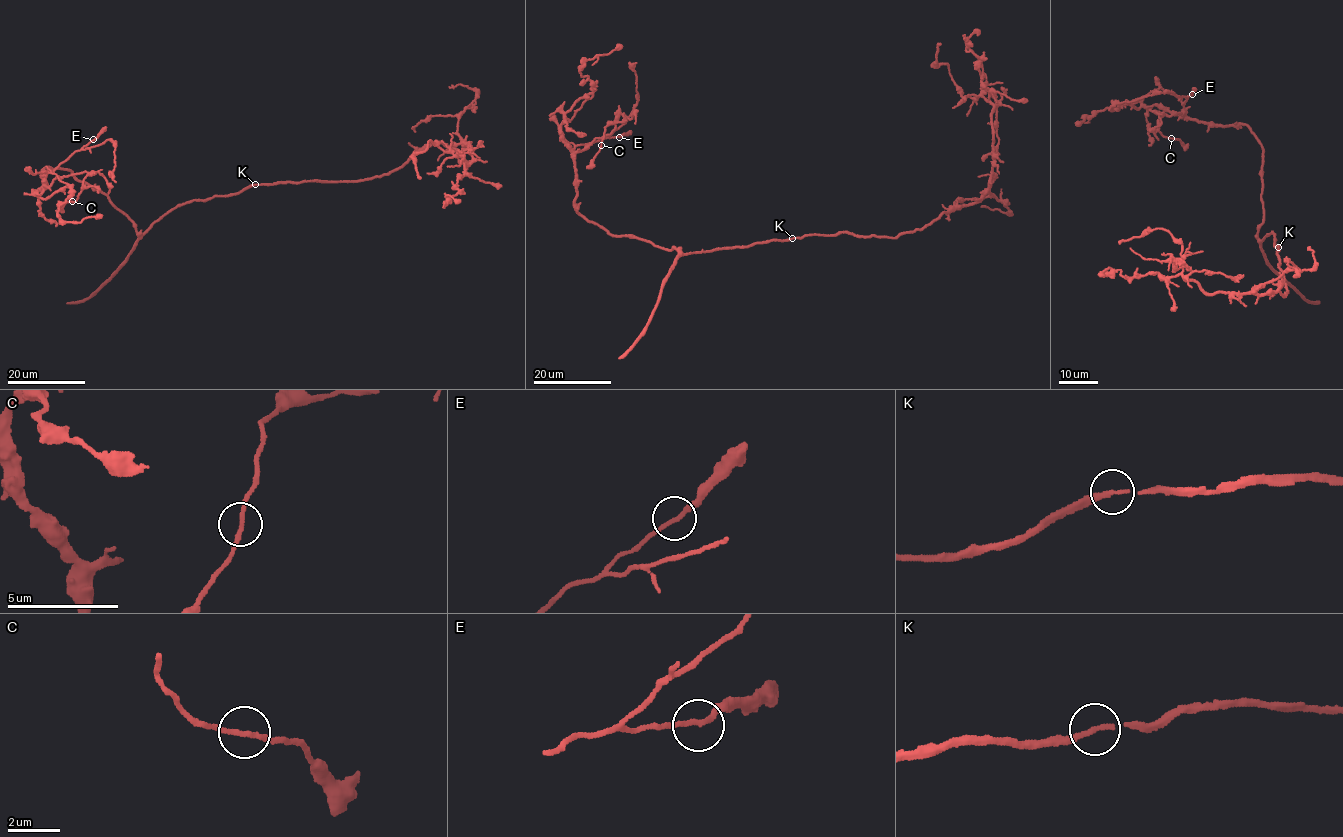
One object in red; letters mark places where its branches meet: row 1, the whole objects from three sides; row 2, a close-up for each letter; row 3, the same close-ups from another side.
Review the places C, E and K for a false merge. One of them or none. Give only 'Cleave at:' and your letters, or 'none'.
Cleave at: none

